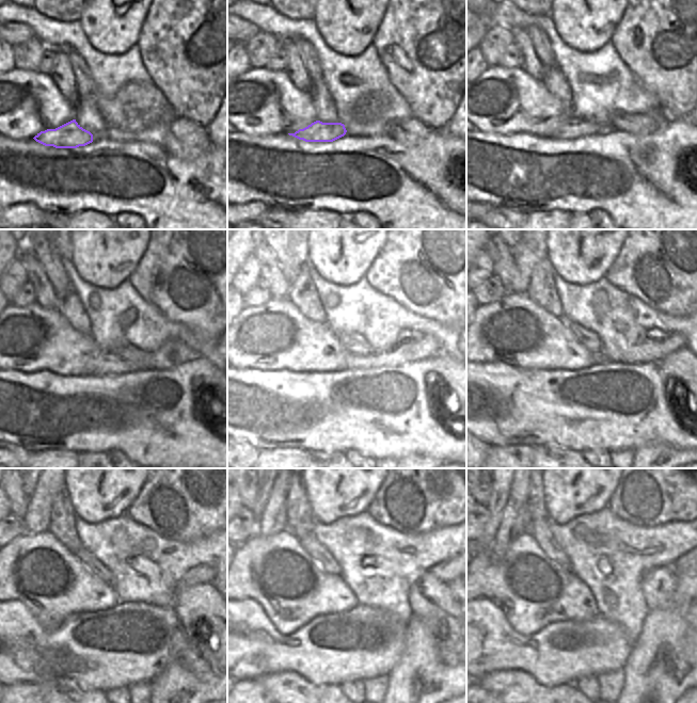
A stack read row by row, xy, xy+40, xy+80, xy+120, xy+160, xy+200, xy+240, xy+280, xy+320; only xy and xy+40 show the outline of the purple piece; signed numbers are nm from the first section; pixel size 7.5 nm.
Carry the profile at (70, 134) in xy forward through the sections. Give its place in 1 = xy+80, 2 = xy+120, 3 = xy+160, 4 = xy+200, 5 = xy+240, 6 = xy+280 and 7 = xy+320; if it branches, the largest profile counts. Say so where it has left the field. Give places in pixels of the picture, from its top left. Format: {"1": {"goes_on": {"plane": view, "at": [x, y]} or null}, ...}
{"1": {"goes_on": {"plane": "xy+80", "at": [571, 128]}}, "2": {"goes_on": {"plane": "xy+120", "at": [172, 353]}}, "3": {"goes_on": {"plane": "xy+160", "at": [415, 347]}}, "4": {"goes_on": {"plane": "xy+200", "at": [658, 345]}}, "5": {"goes_on": {"plane": "xy+240", "at": [203, 573]}}, "6": {"goes_on": {"plane": "xy+280", "at": [444, 571]}}, "7": {"goes_on": {"plane": "xy+320", "at": [683, 564]}}}

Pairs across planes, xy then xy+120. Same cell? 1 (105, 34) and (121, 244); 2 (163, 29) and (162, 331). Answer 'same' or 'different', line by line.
1: same
2: different

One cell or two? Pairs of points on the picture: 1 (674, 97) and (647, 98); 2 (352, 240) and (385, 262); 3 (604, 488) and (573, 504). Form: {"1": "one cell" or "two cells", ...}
{"1": "two cells", "2": "two cells", "3": "one cell"}

